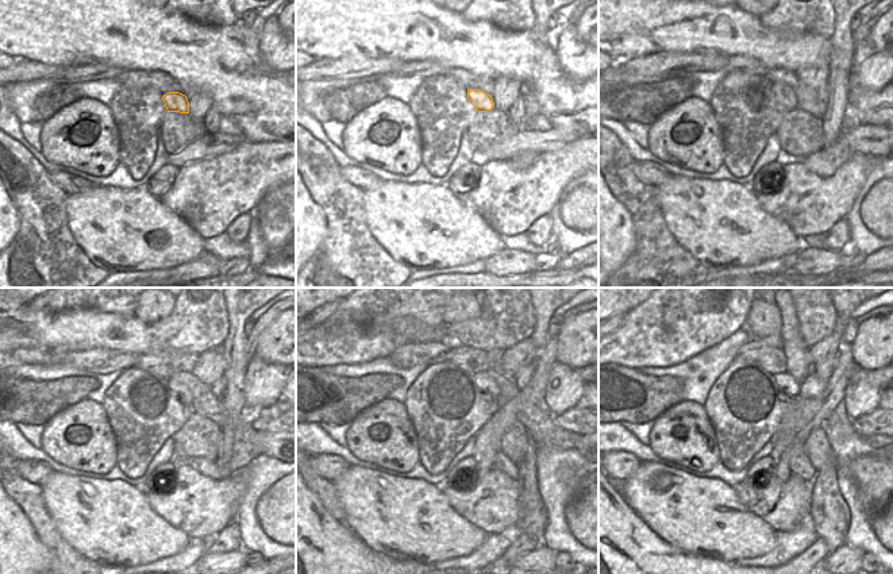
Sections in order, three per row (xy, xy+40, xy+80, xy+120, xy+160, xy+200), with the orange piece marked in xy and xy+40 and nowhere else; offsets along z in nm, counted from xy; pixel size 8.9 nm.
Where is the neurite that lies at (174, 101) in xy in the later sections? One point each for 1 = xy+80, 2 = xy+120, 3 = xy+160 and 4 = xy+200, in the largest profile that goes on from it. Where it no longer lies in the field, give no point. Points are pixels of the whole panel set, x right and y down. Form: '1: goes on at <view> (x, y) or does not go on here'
1: goes on at xy+80 (785, 95)
2: goes on at xy+120 (184, 390)
3: goes on at xy+160 (484, 380)
4: goes on at xy+200 (786, 384)

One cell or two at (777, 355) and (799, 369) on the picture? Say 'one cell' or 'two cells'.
two cells

